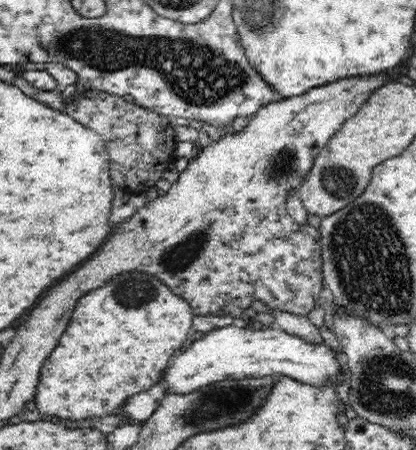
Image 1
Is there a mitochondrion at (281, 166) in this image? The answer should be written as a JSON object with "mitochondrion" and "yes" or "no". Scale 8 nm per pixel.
{"mitochondrion":"yes"}

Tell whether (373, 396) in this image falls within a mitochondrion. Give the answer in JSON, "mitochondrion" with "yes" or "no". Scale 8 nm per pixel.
{"mitochondrion":"yes"}

